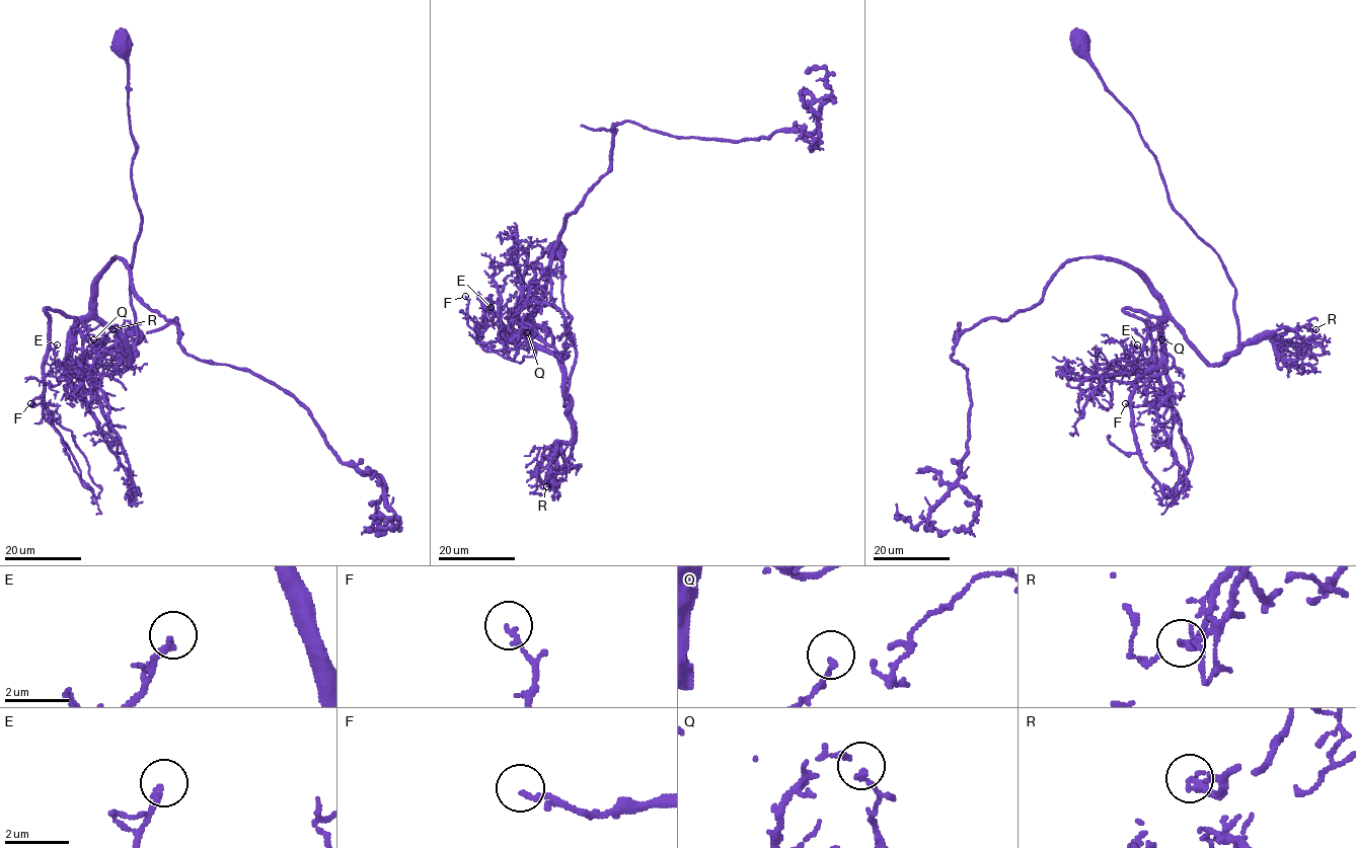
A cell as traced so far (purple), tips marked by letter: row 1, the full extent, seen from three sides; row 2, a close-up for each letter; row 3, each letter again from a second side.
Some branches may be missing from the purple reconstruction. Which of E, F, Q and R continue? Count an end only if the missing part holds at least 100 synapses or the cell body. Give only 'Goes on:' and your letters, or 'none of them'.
Goes on: none of them

